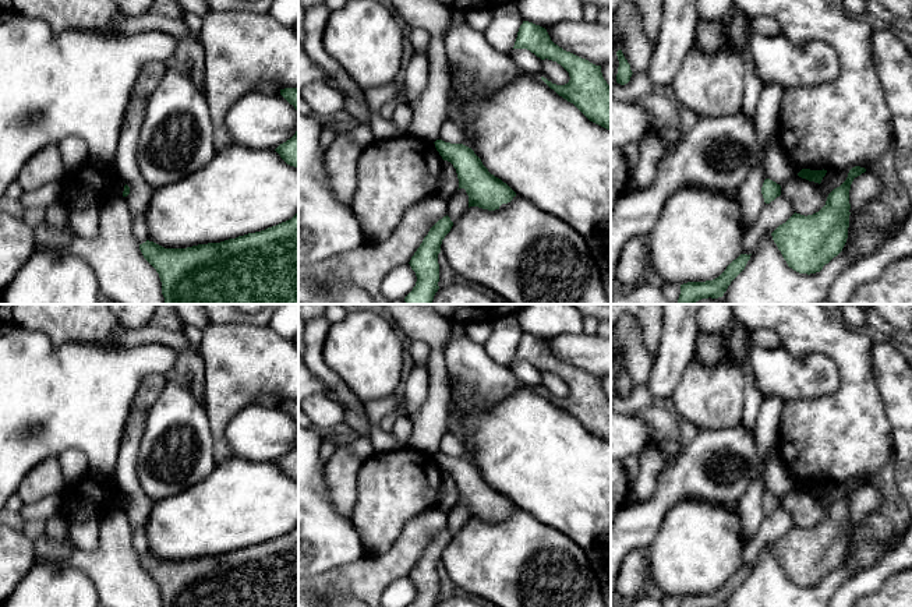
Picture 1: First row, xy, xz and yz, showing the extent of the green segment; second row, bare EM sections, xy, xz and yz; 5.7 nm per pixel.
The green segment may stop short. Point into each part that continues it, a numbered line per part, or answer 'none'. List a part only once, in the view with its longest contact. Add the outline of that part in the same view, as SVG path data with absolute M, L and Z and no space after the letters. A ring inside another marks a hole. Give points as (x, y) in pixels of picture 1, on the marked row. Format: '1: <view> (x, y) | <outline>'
none

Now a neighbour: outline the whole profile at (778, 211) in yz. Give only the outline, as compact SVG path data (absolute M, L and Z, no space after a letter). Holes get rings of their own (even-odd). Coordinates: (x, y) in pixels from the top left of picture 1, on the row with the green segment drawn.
M780 195L770 204L766 204L756 223L745 232L742 254L753 254L761 237L773 233L793 213L795 211L791 201L784 195Z

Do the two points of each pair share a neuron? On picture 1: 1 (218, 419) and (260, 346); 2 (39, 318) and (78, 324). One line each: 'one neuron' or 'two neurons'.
1: one neuron
2: one neuron

